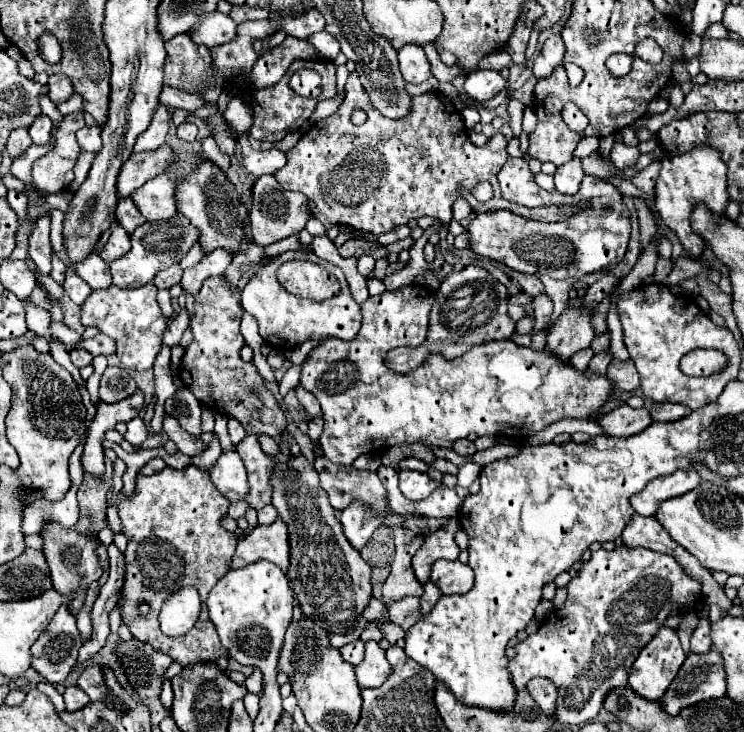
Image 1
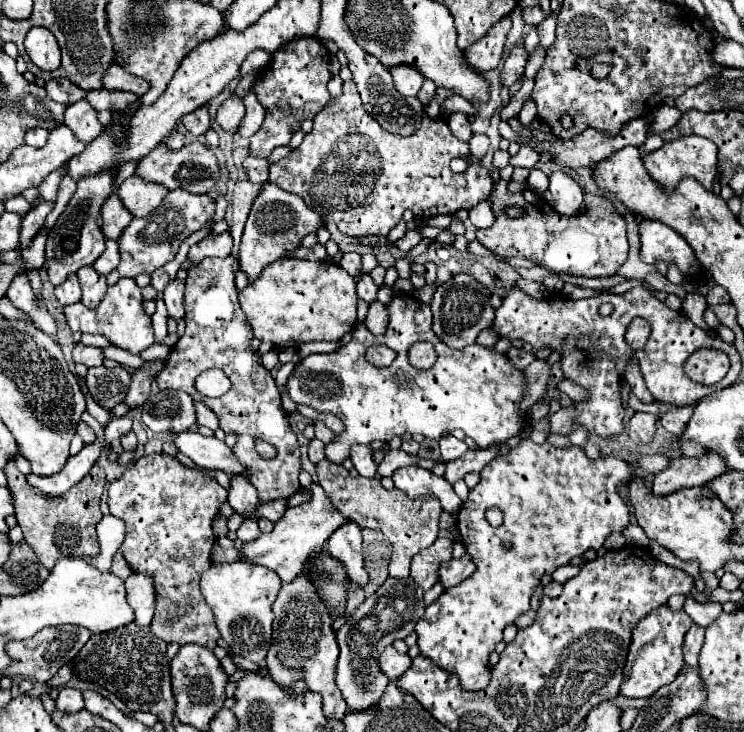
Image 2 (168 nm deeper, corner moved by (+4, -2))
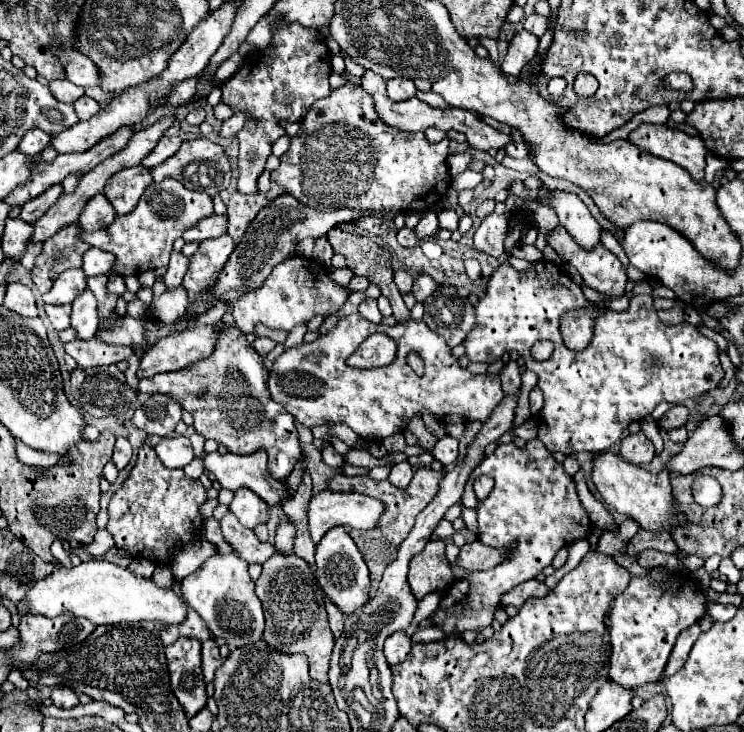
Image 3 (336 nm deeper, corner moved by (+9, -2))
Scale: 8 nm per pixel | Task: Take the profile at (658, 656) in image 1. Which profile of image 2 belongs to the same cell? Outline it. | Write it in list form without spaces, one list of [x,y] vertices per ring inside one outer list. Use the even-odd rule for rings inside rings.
[[[666,604],[658,610],[650,612],[632,632],[632,644],[628,650],[626,666],[624,666],[624,680],[620,686],[620,694],[626,698],[650,698],[660,686],[670,684],[684,666],[684,636],[692,626],[690,616],[680,610],[672,612]]]

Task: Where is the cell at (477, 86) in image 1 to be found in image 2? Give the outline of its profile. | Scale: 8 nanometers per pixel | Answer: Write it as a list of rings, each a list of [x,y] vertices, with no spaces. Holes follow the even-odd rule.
[[[524,44],[514,46],[510,56],[504,62],[504,68],[500,72],[500,86],[512,86],[520,74],[524,74],[524,66],[528,62],[528,54],[524,50]]]

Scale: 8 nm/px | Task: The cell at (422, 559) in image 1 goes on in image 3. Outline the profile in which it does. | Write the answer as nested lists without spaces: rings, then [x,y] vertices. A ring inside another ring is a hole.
[[[429,540],[425,550],[411,558],[409,586],[417,600],[435,590],[445,590],[453,582],[451,566],[445,558],[445,540]]]

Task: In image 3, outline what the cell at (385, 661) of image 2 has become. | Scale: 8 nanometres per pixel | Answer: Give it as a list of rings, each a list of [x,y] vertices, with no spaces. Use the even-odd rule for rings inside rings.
[[[393,632],[387,640],[385,640],[385,656],[387,662],[391,666],[395,666],[397,662],[405,660],[409,650],[411,650],[411,636],[407,636],[405,632]]]

